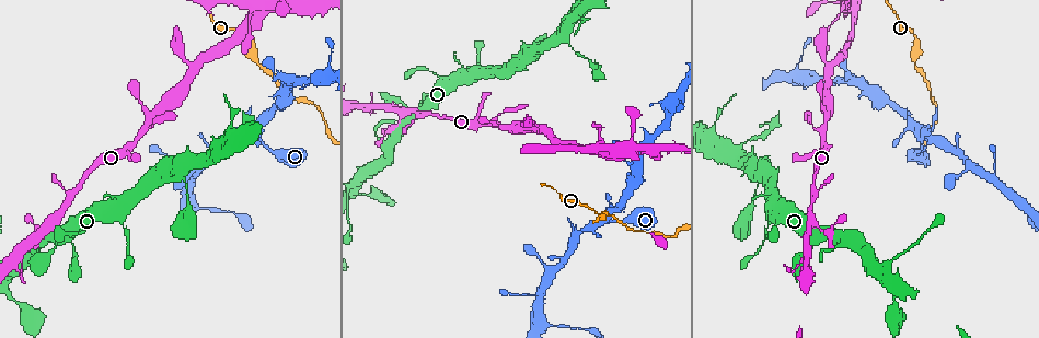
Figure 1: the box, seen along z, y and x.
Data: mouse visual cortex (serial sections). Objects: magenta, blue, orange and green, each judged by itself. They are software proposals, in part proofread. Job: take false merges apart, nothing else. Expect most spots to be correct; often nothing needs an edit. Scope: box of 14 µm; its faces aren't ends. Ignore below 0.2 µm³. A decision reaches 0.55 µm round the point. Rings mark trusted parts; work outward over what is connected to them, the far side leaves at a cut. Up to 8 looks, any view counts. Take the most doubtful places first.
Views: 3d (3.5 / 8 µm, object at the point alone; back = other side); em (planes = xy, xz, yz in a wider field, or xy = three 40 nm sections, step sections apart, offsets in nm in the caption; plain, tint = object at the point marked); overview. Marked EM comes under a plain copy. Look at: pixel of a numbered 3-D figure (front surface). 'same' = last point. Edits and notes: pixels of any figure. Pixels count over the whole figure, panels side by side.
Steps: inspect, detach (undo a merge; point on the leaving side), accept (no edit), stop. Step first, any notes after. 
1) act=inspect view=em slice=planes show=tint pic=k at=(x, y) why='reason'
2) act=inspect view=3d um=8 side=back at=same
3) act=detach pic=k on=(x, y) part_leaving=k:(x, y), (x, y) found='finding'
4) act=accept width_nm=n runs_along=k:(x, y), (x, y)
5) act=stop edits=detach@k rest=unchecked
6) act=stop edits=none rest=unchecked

act=inspect view=3d um=3.5 pic=1 at=(921, 138) why='three arms meet'

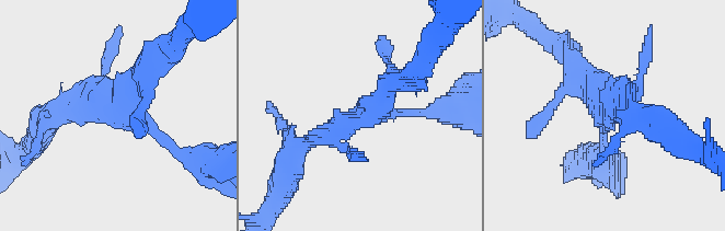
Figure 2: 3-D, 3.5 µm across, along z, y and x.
act=inspect view=em slice=xy step=5 show=tint pic=2 at=(365, 115) why='need the tissue'

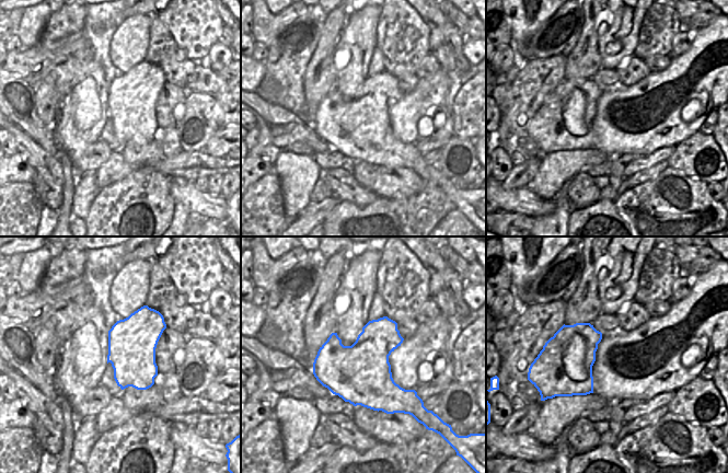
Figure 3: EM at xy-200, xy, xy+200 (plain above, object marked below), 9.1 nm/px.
act=accept runs_along=2:(603, 151), (598, 90), (573, 64) found='continuous, no second cell'

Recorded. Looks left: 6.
act=inspect view=3d um=3.5 pic=1 at=(916, 41) why='calibre changes'

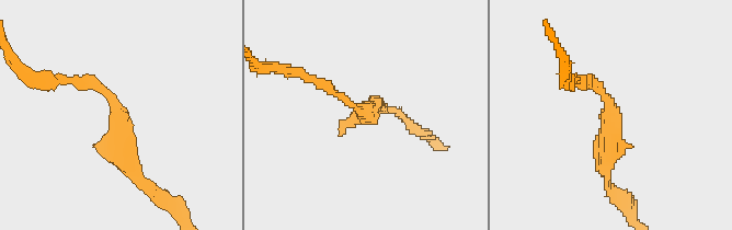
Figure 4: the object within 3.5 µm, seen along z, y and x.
act=inspect view=em slice=xy step=5 show=tint pic=4 at=(365, 112)

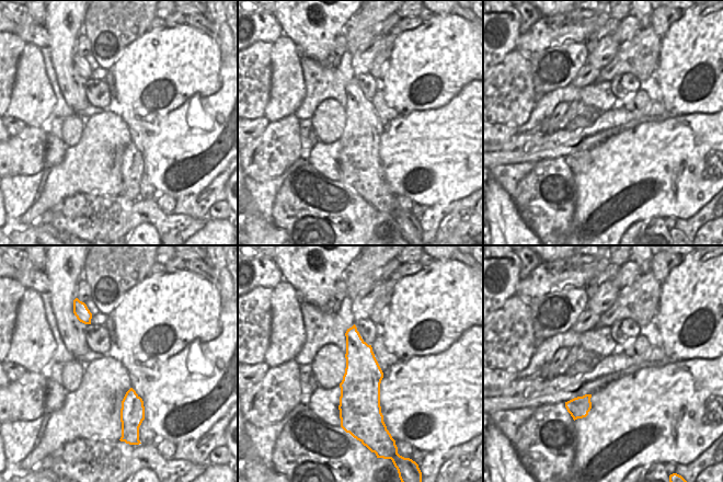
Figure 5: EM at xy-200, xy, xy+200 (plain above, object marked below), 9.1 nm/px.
act=accept runs_along=4:(580, 80), (610, 103), (607, 184) found='all the same cell'

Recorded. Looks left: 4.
act=inspect view=3d um=3.5 pic=1 at=(648, 232) why='thin neck'

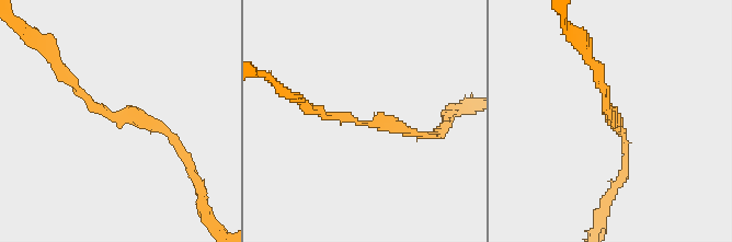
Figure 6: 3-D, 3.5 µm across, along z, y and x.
act=inspect view=em slice=xy step=2 show=tint pic=6 at=(613, 114) arm_widths_nm=150,150 why='need the tissue'

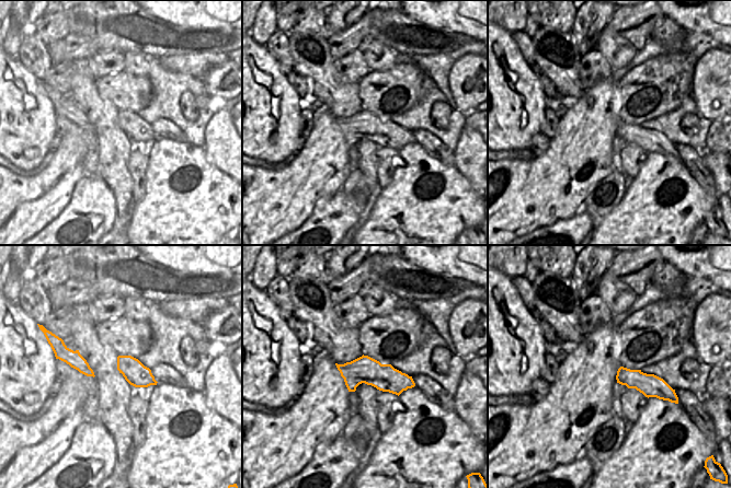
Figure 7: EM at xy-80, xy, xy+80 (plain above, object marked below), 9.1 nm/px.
act=accept found='one cell here'

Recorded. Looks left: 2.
act=stop edits=none rest=unchecked

